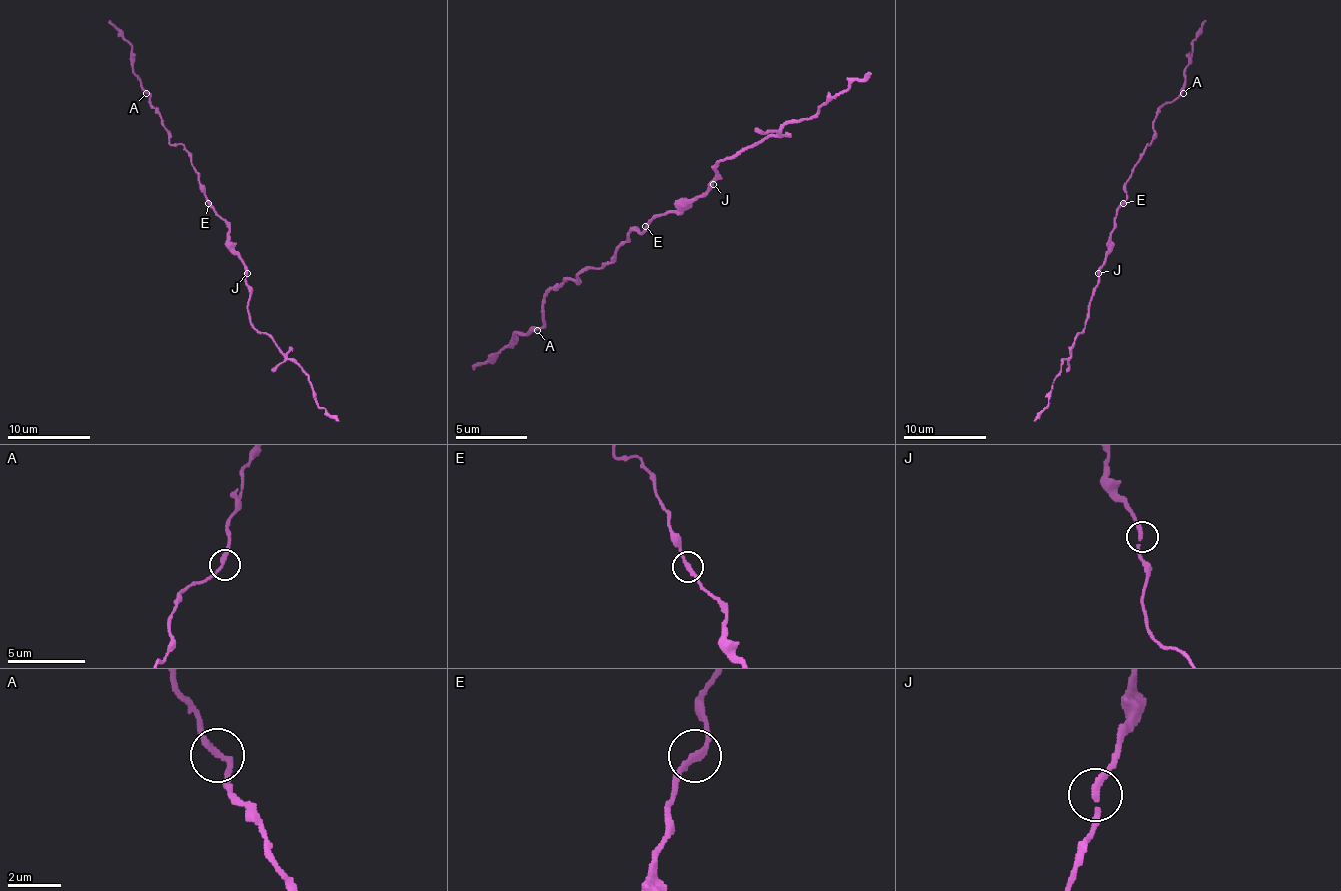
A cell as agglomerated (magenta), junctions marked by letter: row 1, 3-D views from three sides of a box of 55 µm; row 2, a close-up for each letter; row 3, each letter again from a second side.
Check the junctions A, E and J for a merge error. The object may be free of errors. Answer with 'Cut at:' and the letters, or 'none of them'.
Cut at: none of them

